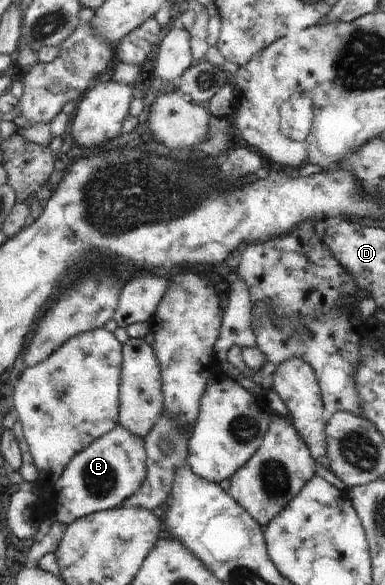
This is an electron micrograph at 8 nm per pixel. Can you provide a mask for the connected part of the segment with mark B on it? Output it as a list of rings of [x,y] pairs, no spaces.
[[[118,424],[70,459],[52,486],[50,516],[69,525],[86,515],[122,506],[146,480],[146,457],[144,440]]]

